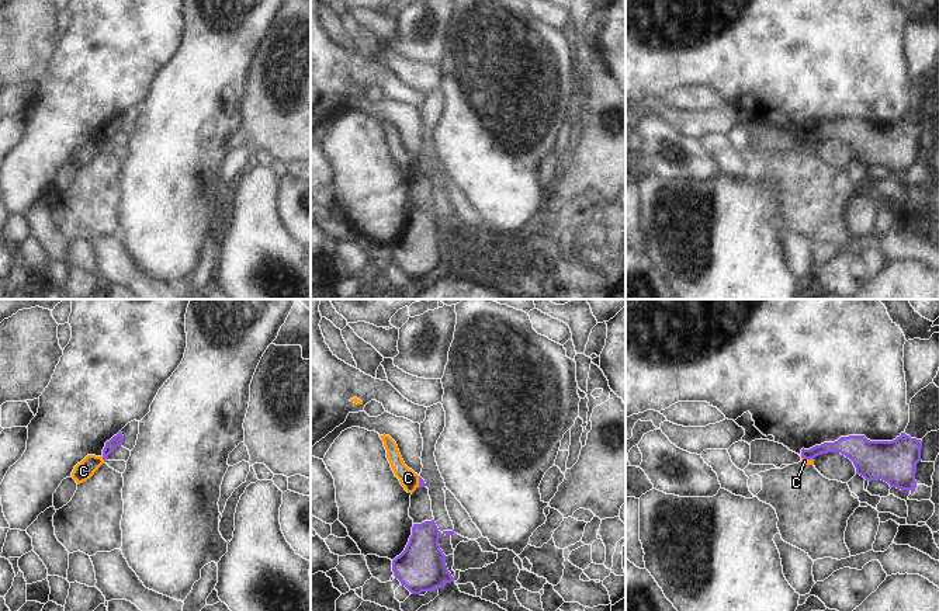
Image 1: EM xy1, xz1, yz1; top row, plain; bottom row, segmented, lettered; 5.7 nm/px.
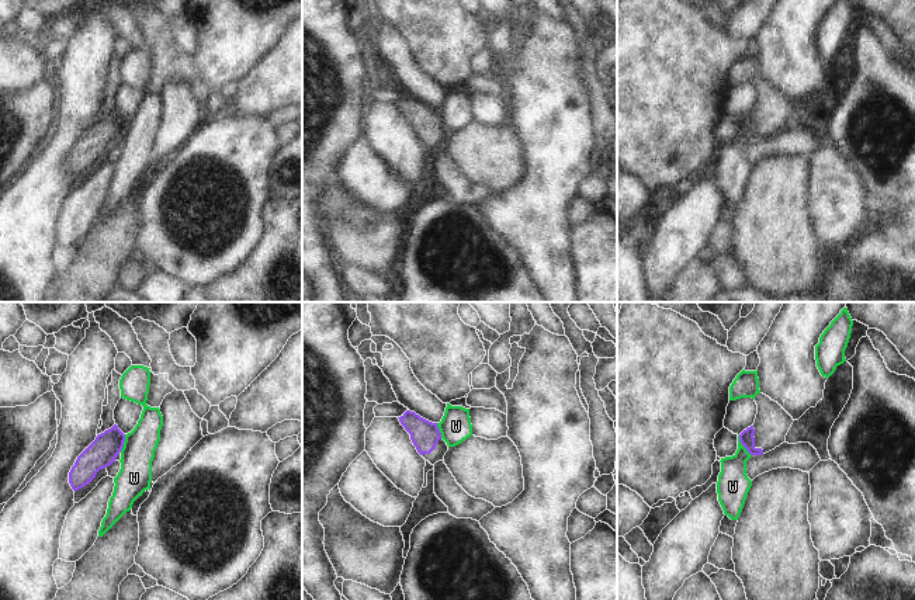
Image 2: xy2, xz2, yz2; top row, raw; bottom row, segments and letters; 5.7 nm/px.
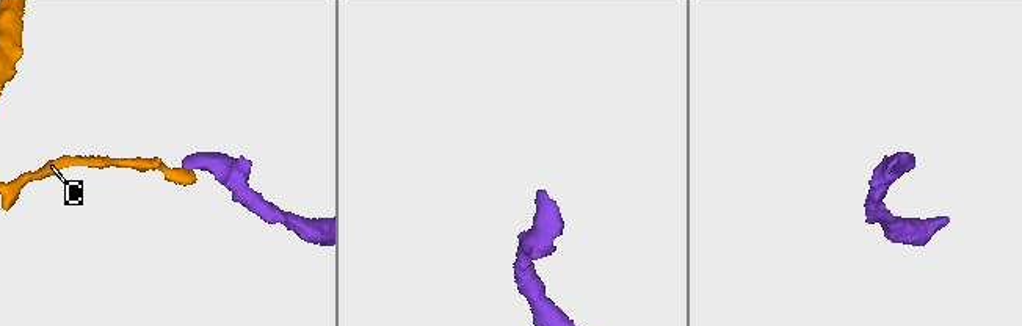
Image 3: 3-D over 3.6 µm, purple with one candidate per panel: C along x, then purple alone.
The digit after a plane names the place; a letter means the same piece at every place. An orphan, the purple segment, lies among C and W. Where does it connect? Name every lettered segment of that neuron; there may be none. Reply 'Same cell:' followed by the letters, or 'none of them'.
Same cell: none of them

